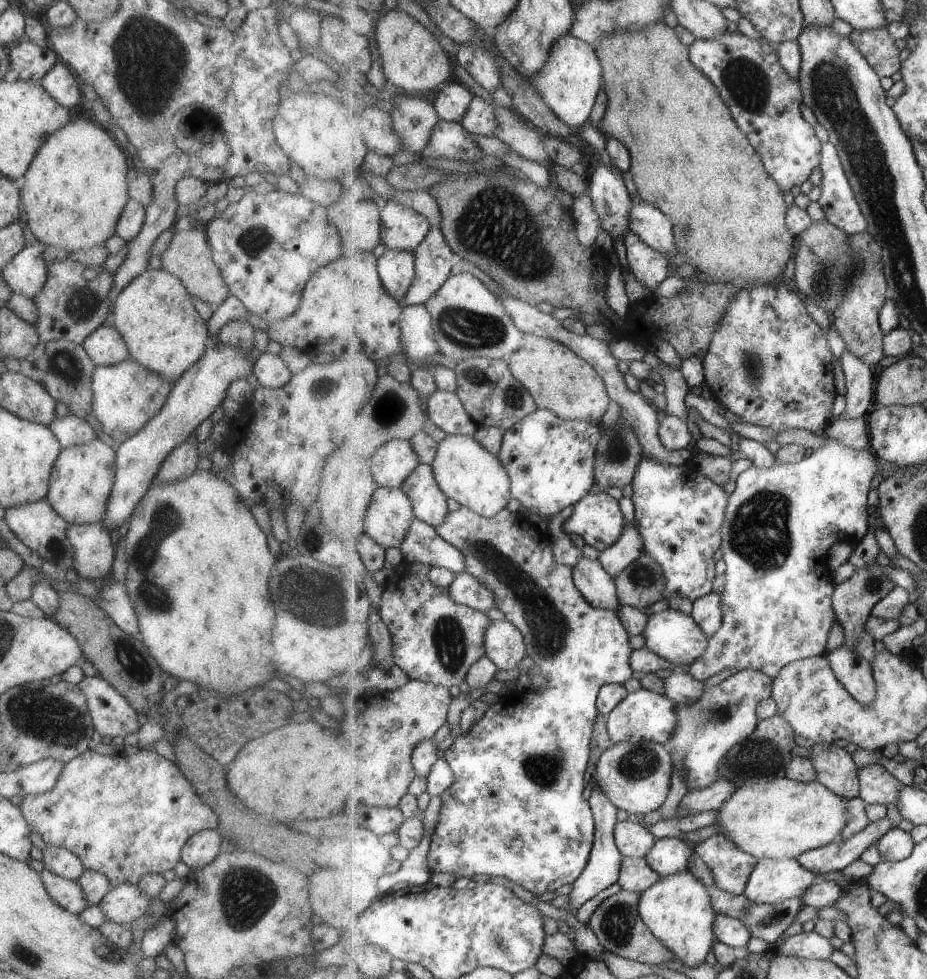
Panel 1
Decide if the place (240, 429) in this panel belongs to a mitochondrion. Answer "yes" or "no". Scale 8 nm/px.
no

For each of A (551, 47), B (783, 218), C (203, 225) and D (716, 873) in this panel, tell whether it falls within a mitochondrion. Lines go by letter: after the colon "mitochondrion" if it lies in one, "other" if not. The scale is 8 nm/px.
A: other
B: other
C: other
D: other

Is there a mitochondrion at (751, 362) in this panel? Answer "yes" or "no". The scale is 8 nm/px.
yes

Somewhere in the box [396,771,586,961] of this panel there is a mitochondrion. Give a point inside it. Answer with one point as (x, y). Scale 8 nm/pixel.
(498, 941)

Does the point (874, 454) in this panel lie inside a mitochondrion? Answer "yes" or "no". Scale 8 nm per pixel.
no

